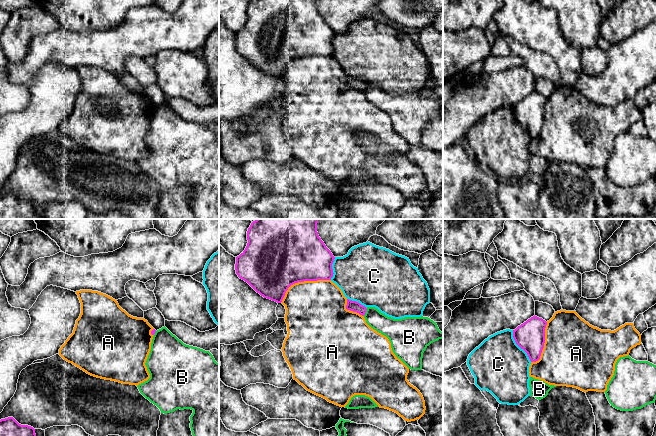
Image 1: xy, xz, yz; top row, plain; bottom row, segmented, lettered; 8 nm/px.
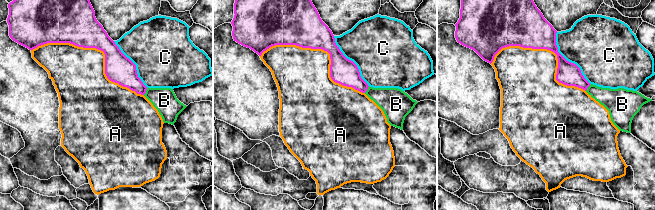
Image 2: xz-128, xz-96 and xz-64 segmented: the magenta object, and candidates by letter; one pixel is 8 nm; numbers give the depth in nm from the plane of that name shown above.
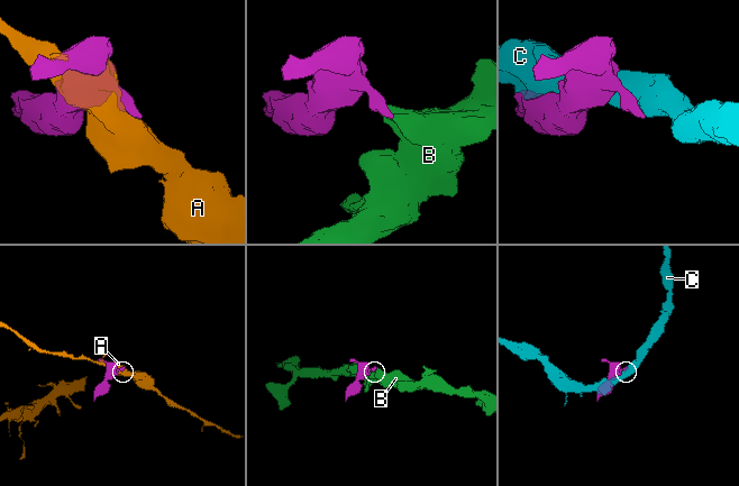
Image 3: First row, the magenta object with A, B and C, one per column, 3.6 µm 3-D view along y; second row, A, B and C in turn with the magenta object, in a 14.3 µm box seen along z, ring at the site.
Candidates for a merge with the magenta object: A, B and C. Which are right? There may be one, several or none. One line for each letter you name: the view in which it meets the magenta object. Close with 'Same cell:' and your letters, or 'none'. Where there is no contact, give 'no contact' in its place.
Same cell: none

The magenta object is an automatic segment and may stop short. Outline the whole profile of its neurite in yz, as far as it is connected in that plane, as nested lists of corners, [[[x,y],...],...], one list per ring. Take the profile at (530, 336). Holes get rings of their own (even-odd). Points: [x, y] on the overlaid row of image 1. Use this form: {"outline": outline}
{"outline": [[[534,315],[513,330],[516,344],[527,353],[531,362],[540,359],[545,343],[546,325],[545,320]]]}

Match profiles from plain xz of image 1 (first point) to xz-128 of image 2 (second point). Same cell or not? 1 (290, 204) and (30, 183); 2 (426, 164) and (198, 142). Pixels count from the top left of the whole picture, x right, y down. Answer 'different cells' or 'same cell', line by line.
1: different cells
2: different cells

